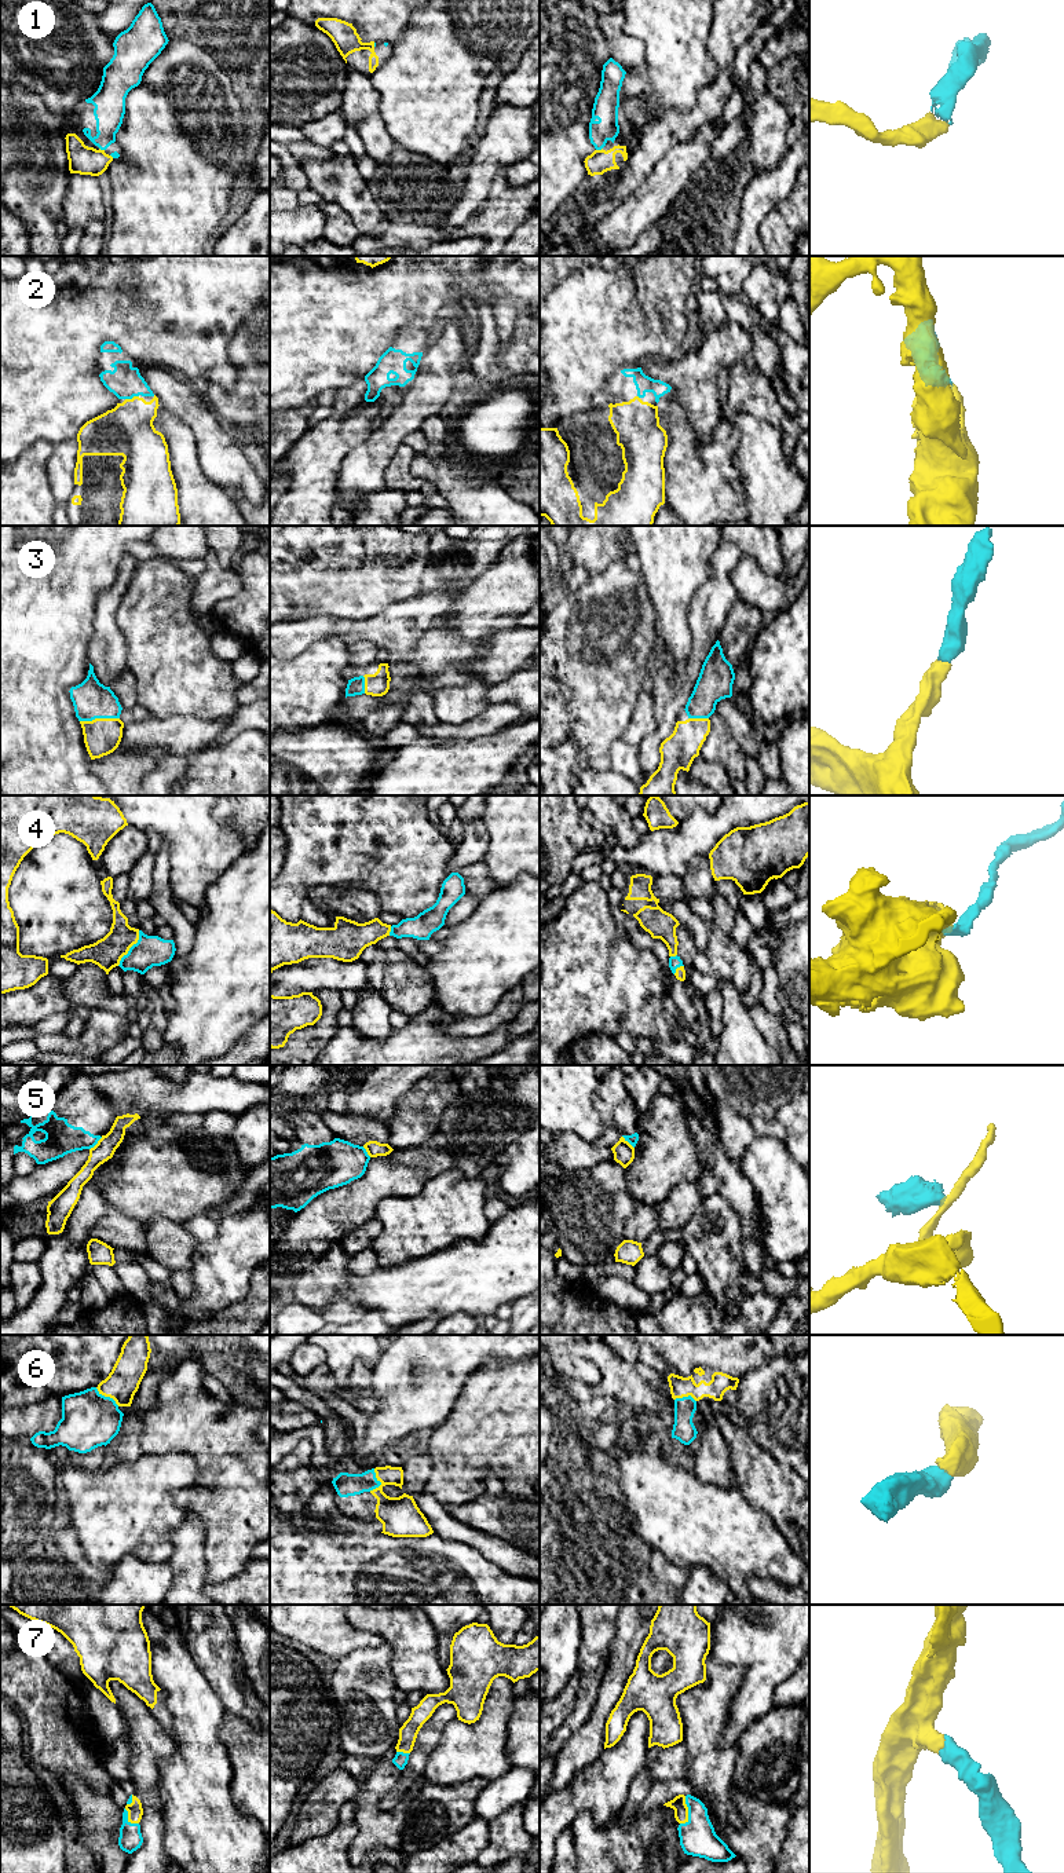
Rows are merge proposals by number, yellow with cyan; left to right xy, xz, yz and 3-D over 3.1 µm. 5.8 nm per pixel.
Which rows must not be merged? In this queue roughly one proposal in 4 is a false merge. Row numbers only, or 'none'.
5

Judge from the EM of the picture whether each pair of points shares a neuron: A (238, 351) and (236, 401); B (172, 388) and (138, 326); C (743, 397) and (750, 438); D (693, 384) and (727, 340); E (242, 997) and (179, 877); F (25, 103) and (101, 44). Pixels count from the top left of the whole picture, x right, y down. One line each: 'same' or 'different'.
A: same
B: different
C: different
D: same
E: different
F: different

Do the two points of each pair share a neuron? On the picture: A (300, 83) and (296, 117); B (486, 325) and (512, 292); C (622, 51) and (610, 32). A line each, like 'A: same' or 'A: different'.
A: same
B: different
C: same

